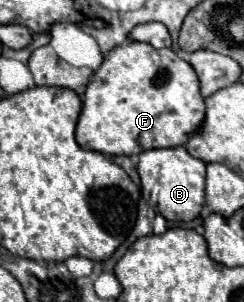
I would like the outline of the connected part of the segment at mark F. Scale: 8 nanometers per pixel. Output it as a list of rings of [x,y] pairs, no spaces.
[[[130,41],[114,47],[104,63],[94,71],[84,95],[84,107],[76,125],[76,141],[82,149],[104,155],[138,155],[142,149],[186,145],[188,137],[204,123],[204,99],[192,65],[180,59],[172,49],[154,49],[150,43]]]

